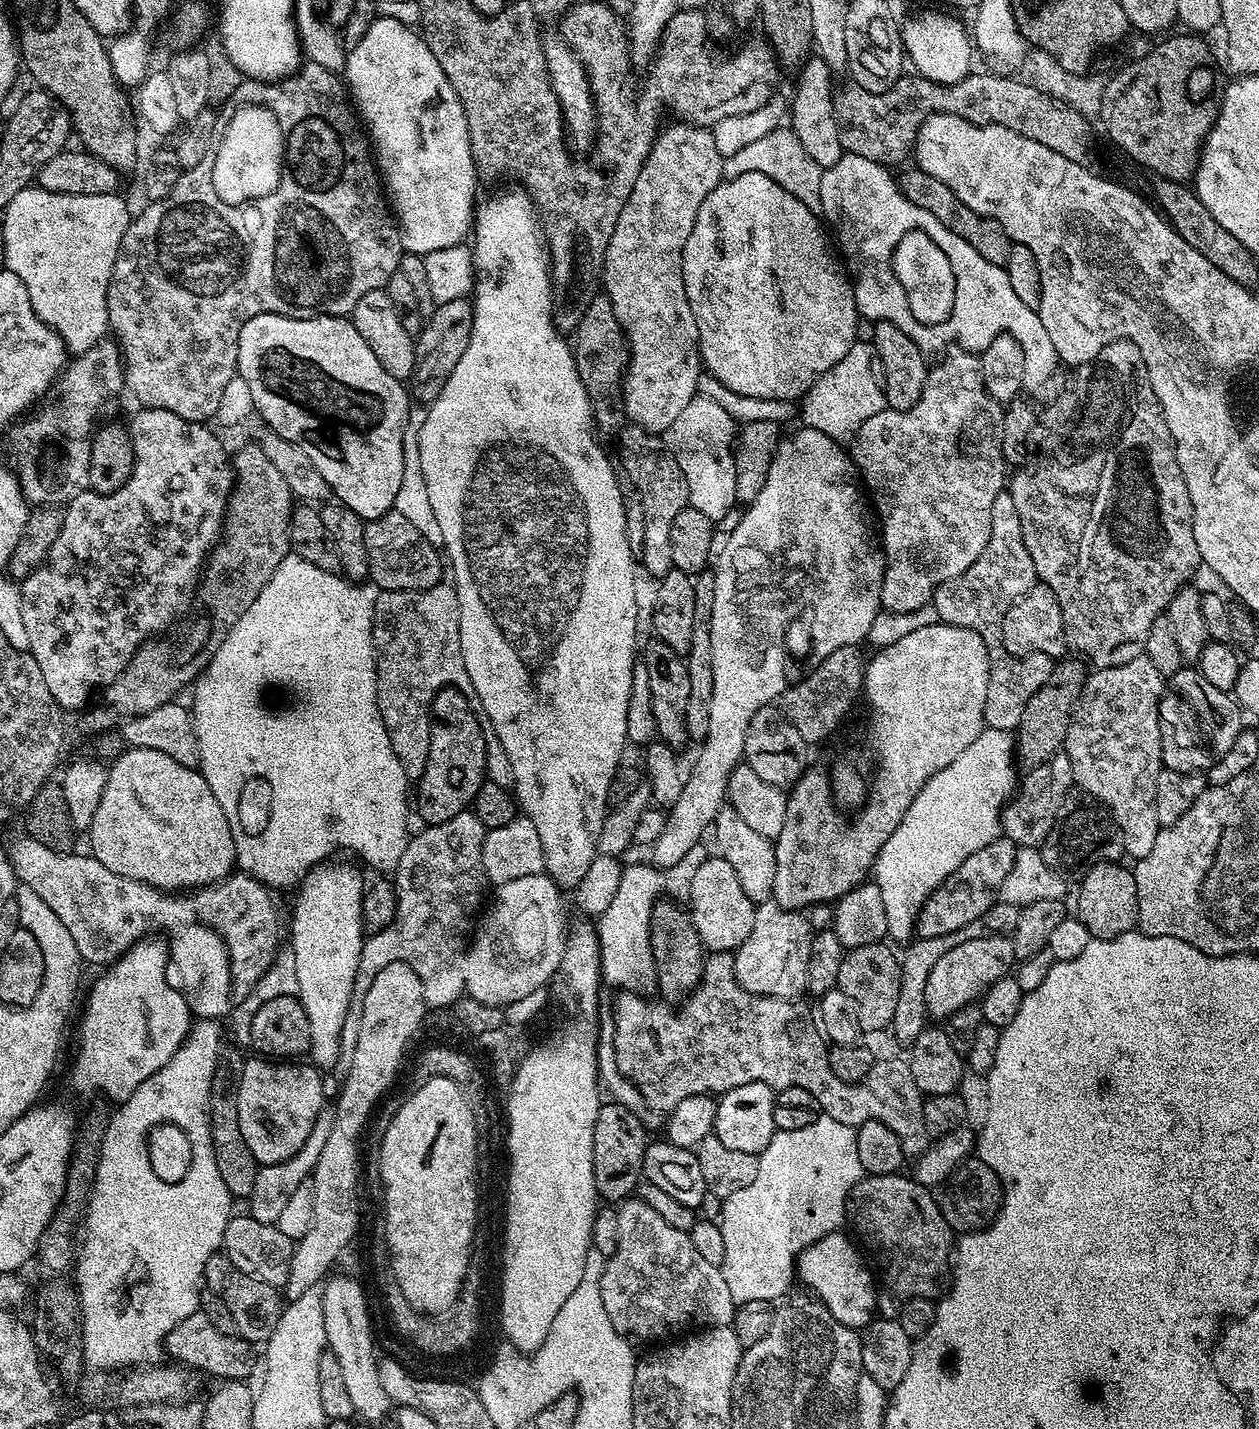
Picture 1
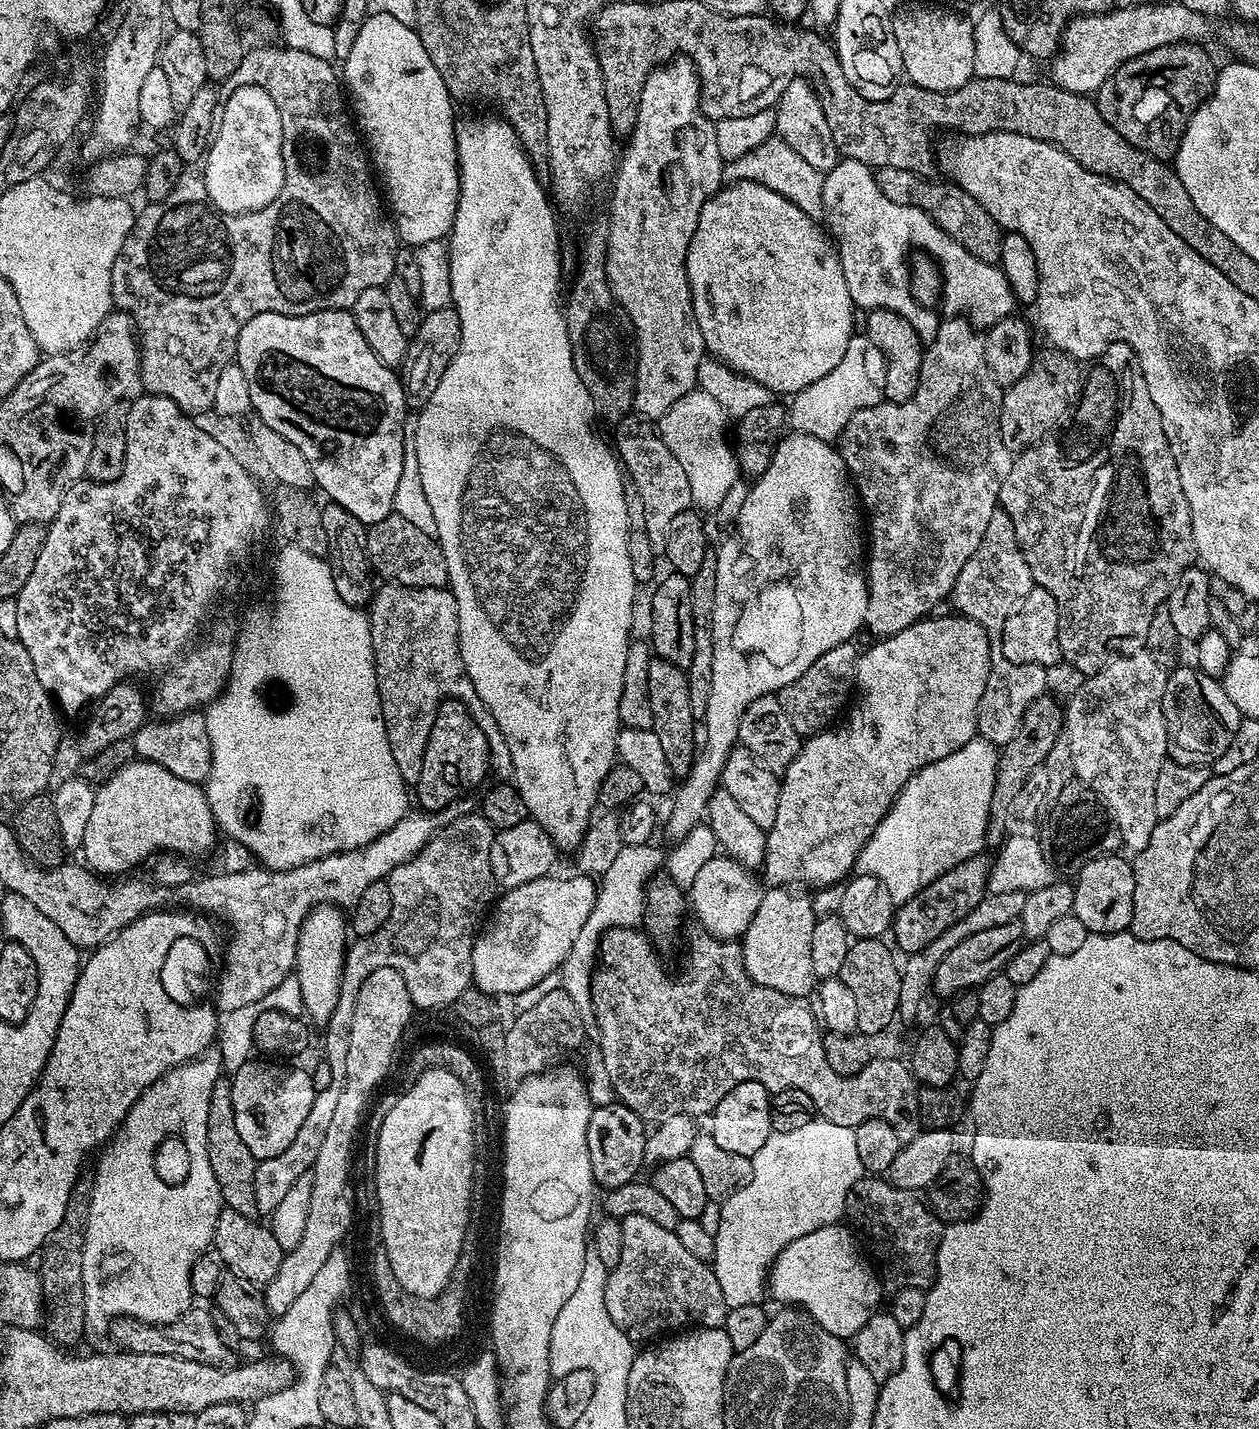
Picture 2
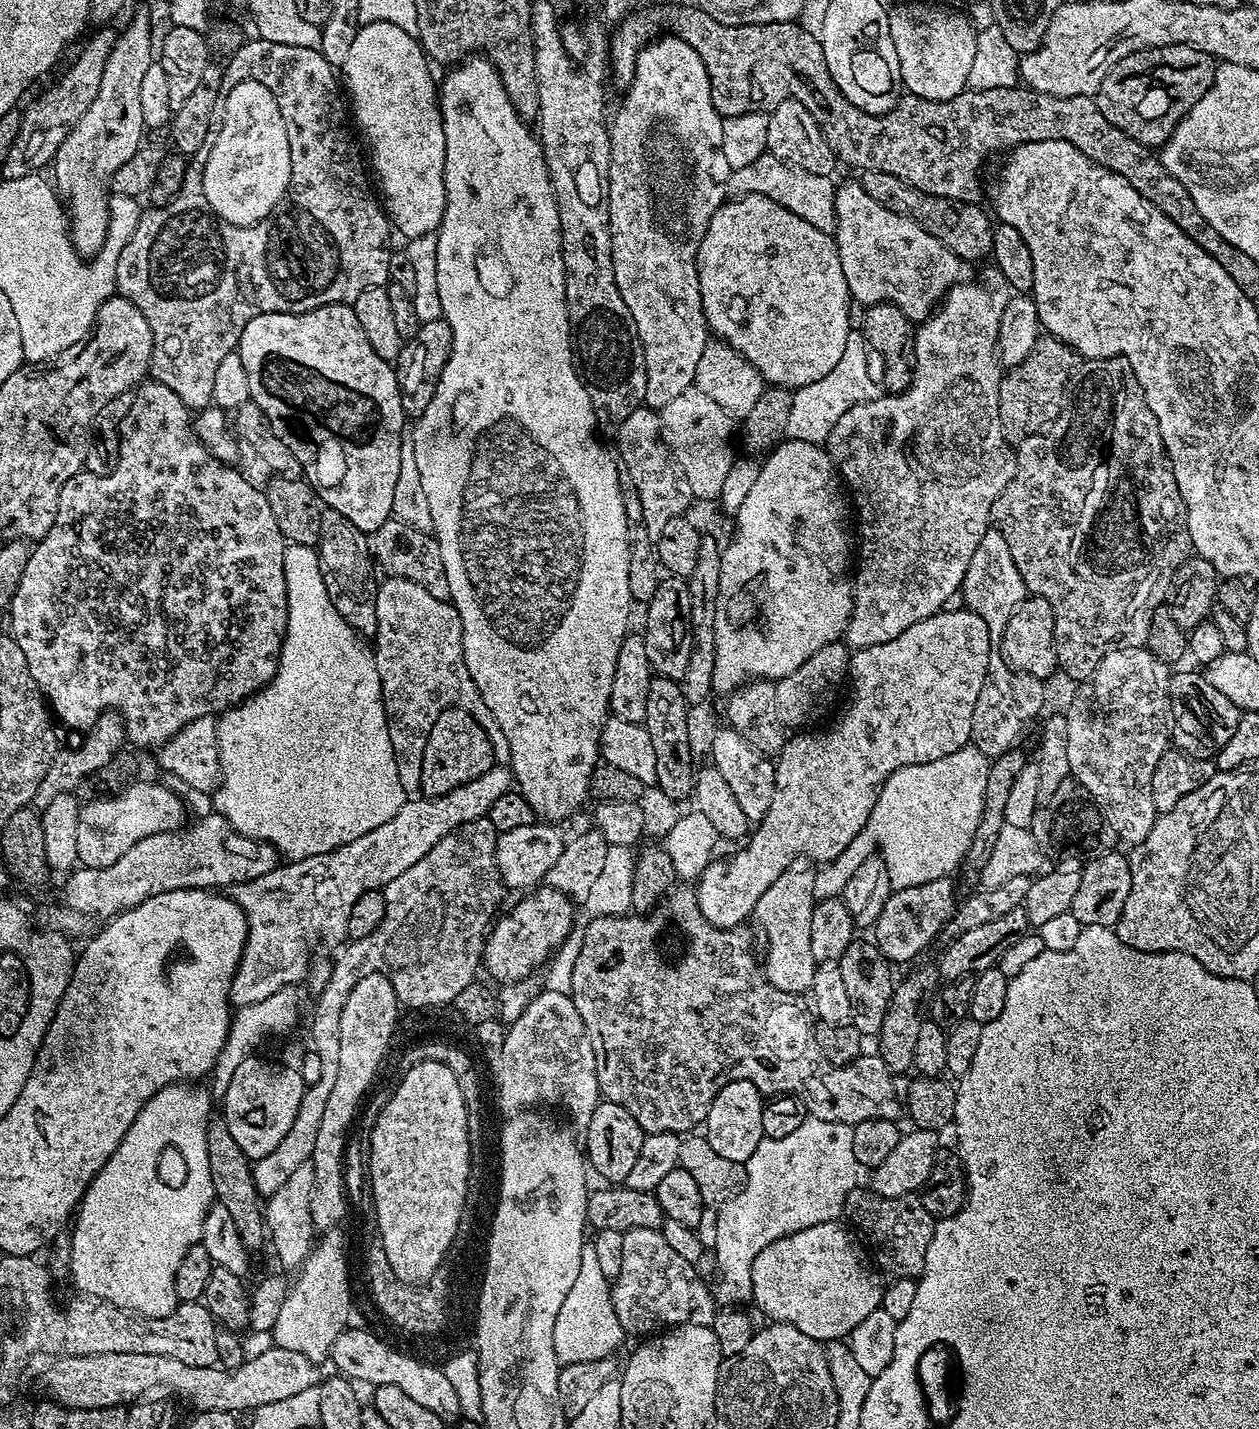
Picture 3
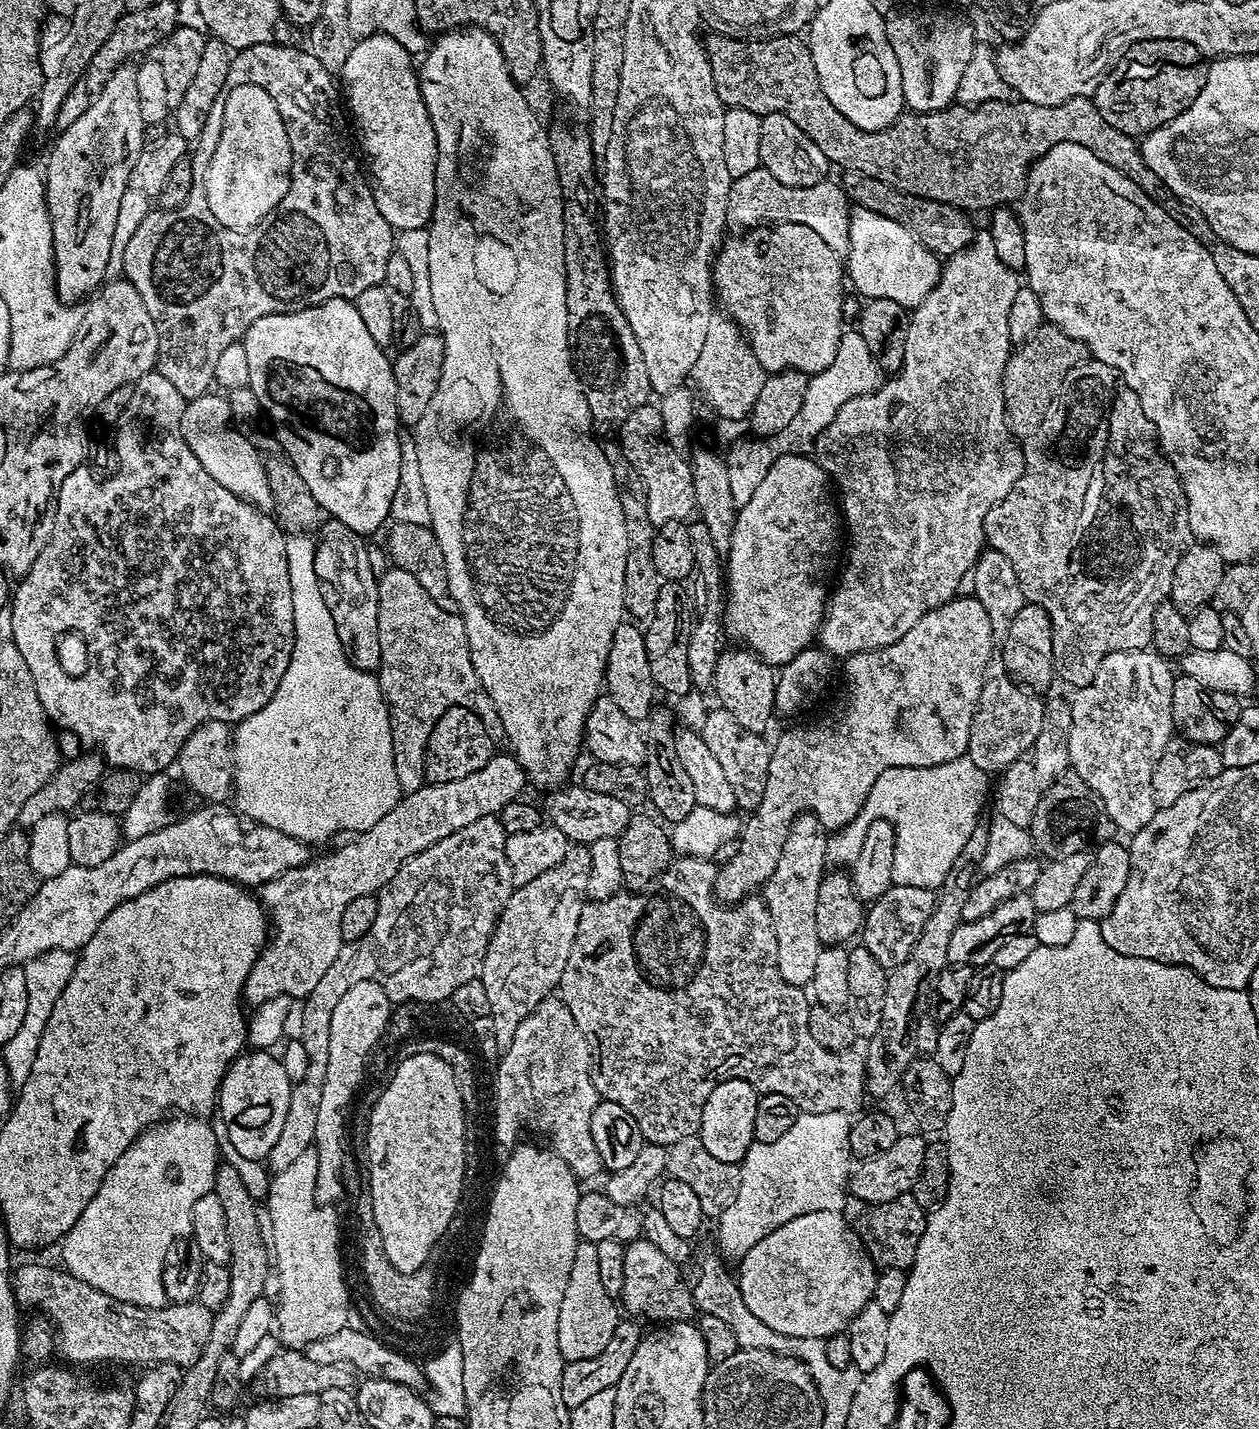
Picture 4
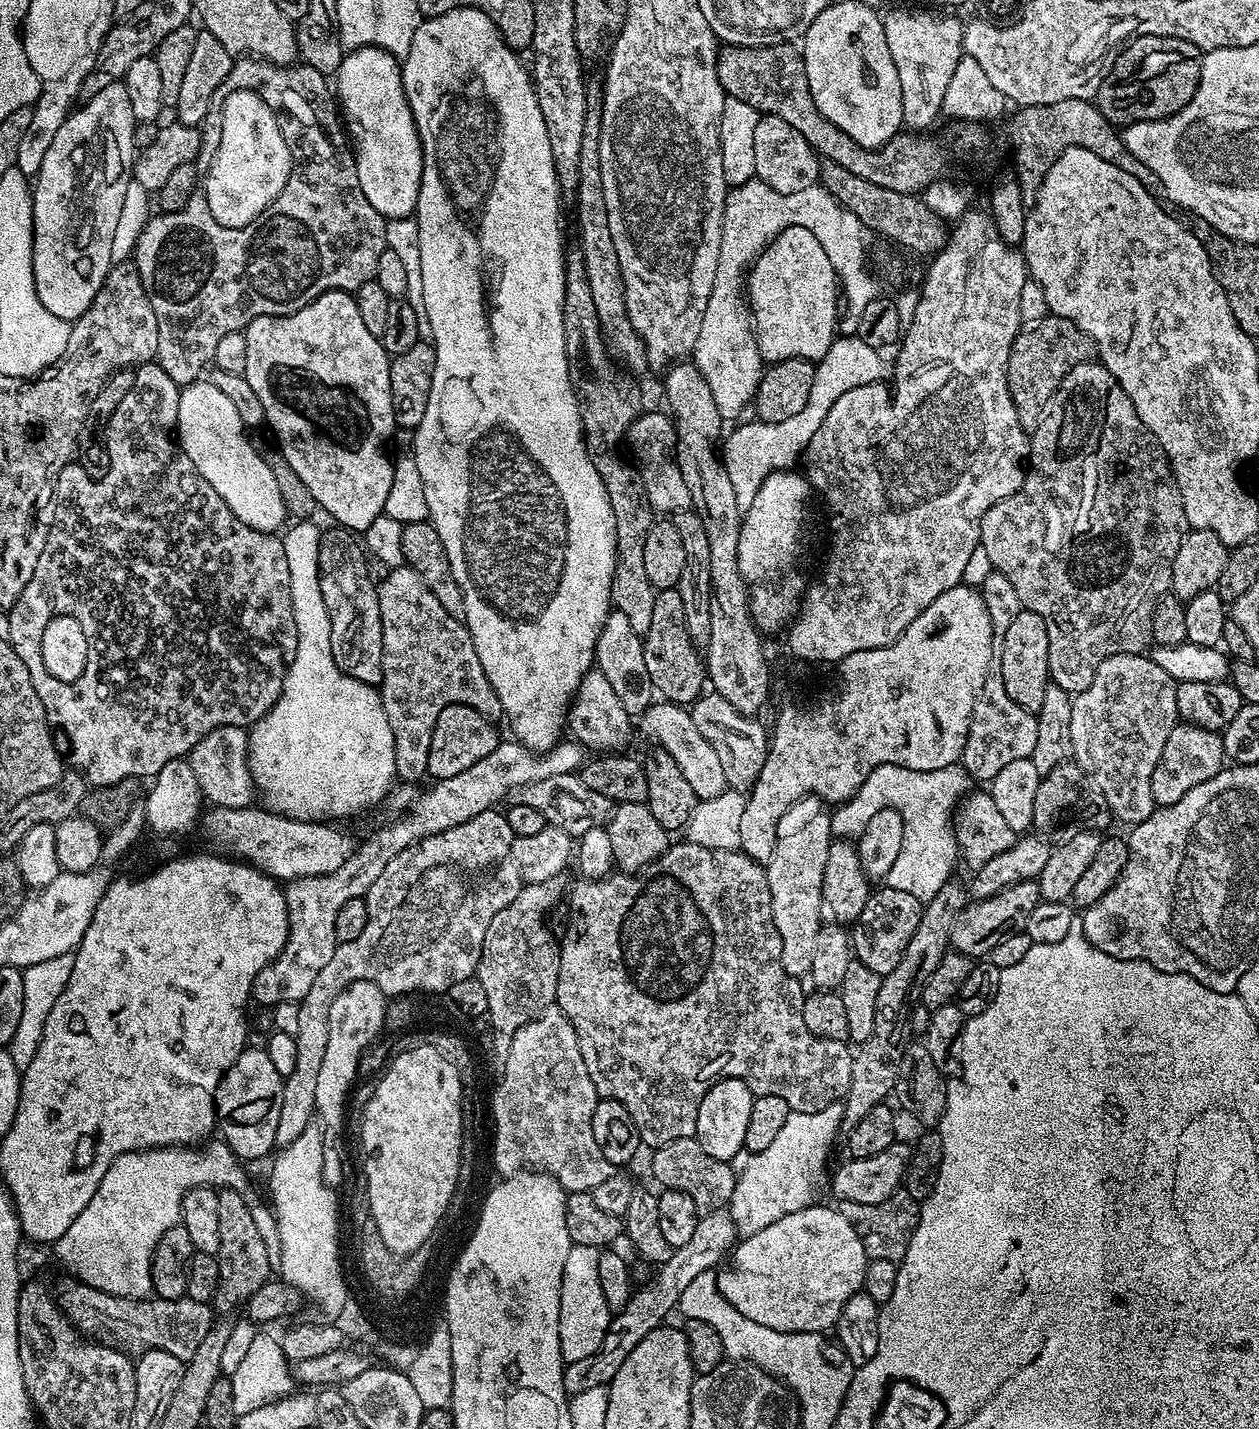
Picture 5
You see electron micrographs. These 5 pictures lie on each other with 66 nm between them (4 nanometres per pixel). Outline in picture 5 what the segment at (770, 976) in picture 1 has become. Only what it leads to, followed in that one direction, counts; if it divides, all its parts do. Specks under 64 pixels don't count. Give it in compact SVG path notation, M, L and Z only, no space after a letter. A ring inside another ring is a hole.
M815 794L804 796L798 802L794 802L790 810L782 814L776 827L776 844L772 847L771 858L766 862L774 926L778 930L778 938L782 938L780 961L786 971L797 978L807 977L810 966L814 963L814 945L822 927L820 919L822 876L826 874L826 854L830 850L833 839L832 812L829 805Z

